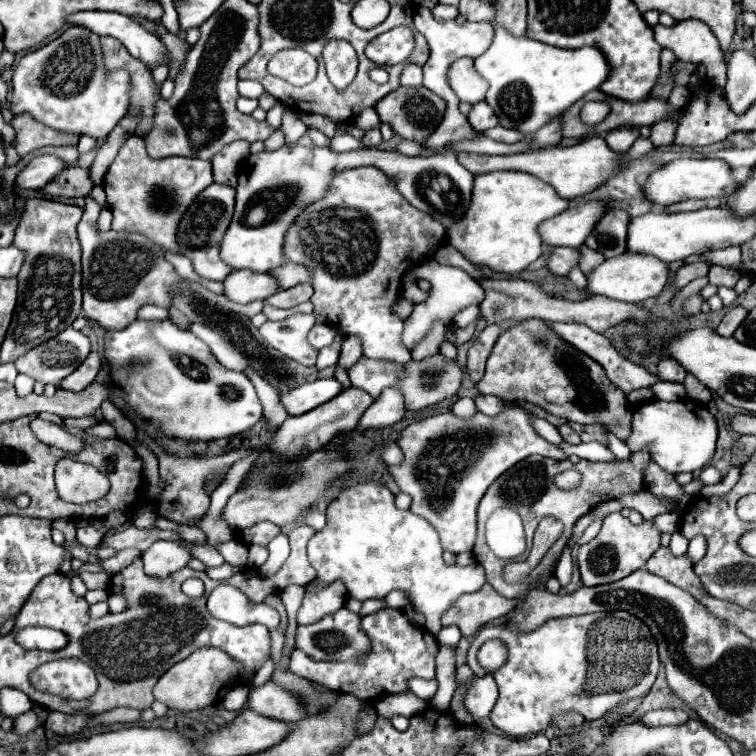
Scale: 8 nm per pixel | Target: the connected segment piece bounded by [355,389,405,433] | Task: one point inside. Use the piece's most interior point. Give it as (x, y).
(388, 409)

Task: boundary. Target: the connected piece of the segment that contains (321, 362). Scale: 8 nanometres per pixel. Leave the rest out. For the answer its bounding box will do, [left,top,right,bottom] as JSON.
[315,335,343,371]

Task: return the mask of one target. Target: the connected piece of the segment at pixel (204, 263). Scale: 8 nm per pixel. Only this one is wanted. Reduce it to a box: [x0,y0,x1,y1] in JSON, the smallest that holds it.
[177,183,235,281]

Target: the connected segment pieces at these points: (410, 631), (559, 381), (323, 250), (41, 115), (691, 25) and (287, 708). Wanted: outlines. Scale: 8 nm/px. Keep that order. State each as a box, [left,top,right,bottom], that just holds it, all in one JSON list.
[[289,609,439,701],[477,319,631,441],[283,167,445,363],[8,27,131,139],[653,19,727,89],[247,681,305,723]]

